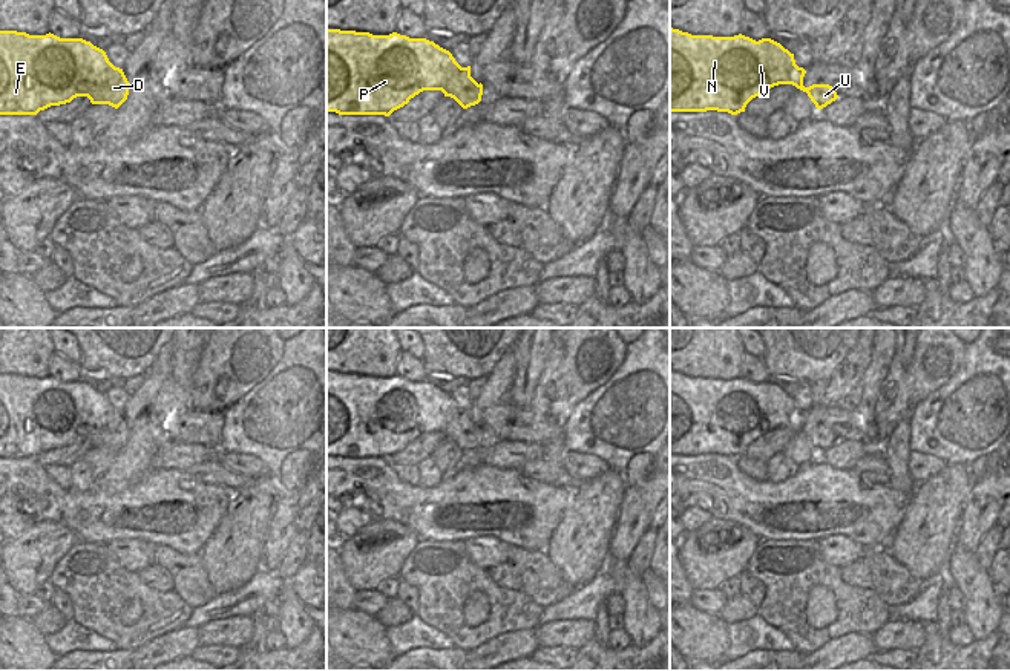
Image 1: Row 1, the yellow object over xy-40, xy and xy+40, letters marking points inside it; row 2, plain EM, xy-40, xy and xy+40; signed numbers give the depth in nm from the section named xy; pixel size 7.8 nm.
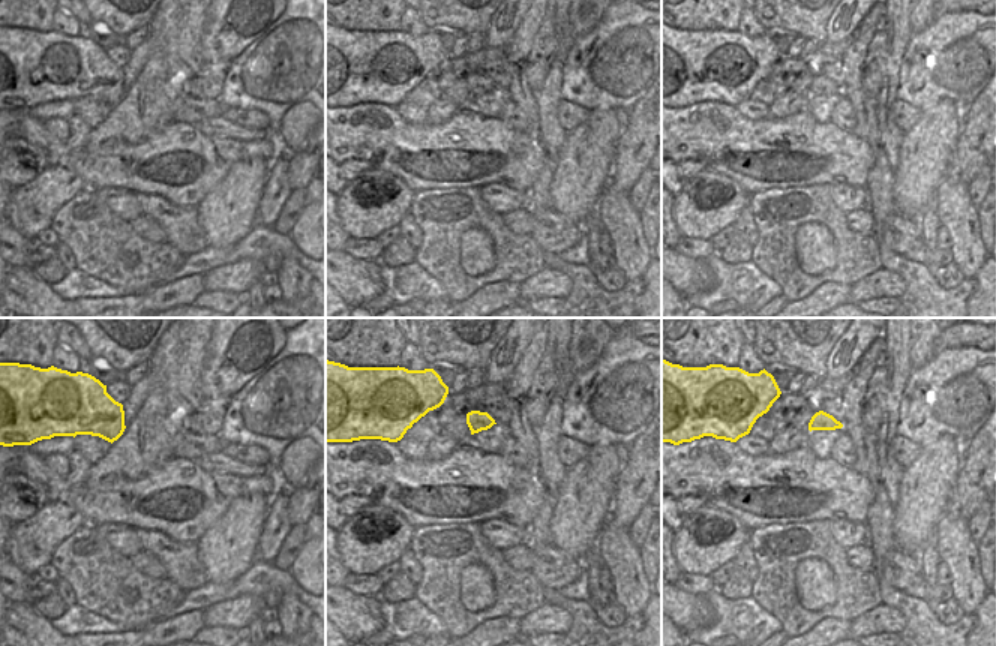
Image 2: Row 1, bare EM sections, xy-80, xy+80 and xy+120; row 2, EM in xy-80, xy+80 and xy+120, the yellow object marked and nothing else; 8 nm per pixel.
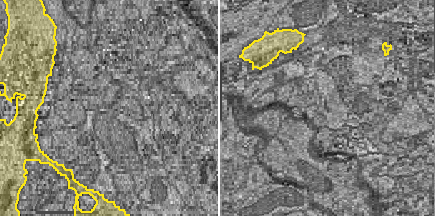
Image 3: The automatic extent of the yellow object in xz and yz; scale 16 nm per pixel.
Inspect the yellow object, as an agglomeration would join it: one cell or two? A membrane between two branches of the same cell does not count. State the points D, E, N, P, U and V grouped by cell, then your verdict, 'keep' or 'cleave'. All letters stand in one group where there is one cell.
groups D E N P U V; keep

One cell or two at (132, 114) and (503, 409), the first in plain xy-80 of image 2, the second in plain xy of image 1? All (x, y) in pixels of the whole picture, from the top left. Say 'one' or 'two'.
one

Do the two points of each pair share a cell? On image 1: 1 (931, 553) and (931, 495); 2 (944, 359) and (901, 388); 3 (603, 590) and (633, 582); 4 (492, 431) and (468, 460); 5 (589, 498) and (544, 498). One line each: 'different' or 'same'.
1: same
2: same
3: different
4: same
5: different

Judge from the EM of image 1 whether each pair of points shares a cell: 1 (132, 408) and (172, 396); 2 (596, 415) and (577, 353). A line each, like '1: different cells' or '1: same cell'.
1: different cells
2: different cells

